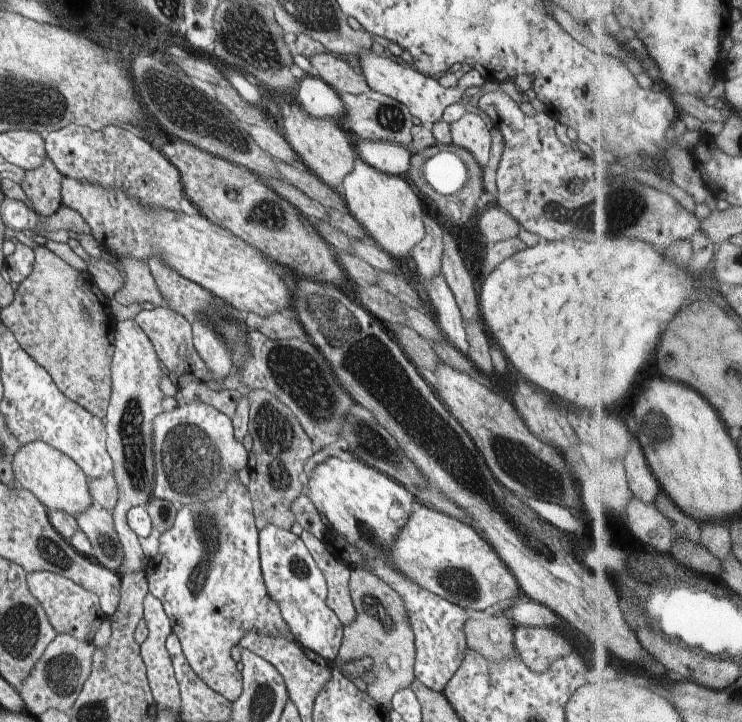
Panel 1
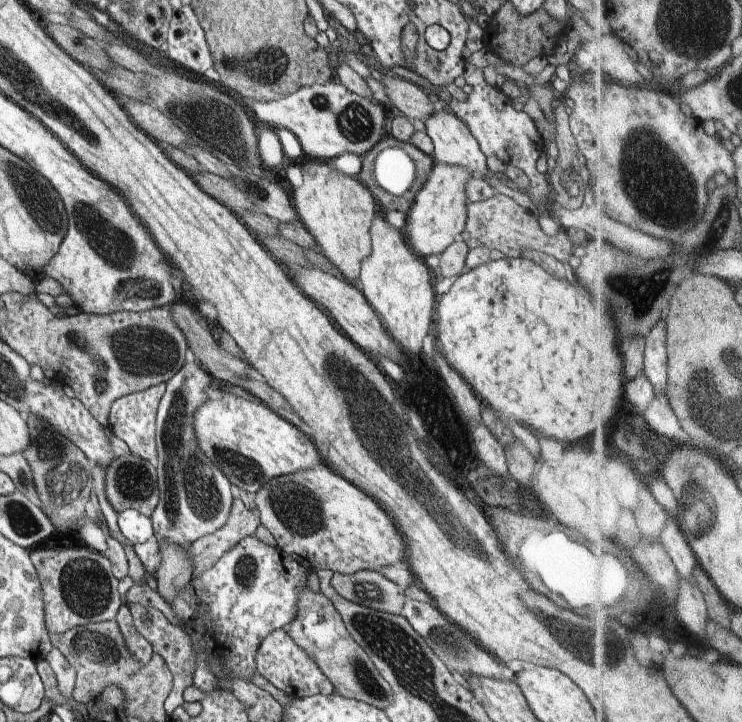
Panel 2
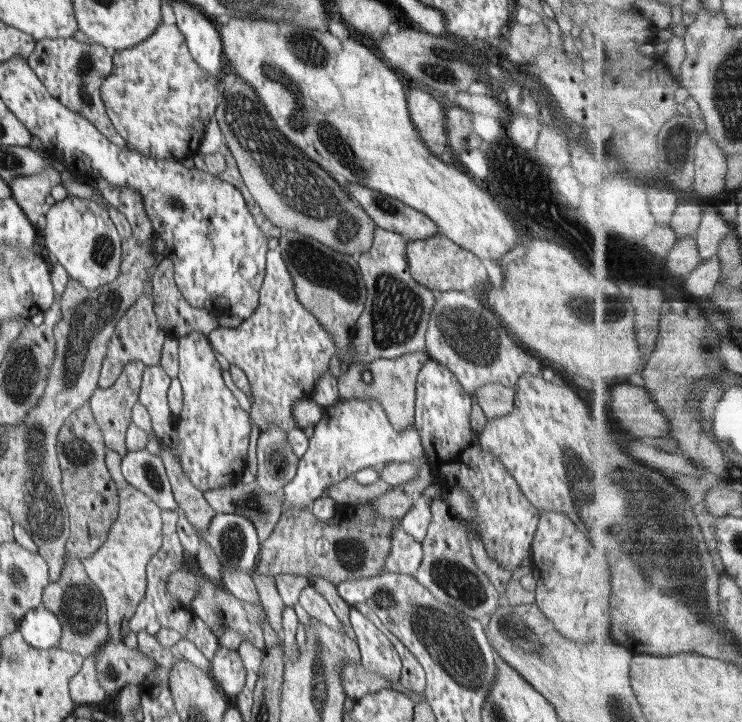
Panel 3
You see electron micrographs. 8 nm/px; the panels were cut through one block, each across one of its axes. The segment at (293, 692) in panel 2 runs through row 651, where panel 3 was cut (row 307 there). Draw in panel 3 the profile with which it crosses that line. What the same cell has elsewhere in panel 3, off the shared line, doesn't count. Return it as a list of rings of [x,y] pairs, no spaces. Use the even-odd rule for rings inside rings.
[[[278,248],[269,250],[259,306],[252,317],[239,326],[218,325],[207,335],[216,352],[246,373],[252,390],[249,416],[259,434],[268,428],[268,424],[274,424],[286,433],[296,428],[291,407],[299,400],[309,399],[316,379],[328,371],[333,355],[338,356],[340,362],[358,363],[353,342],[350,342],[348,357],[342,355],[335,348],[335,343],[333,346],[327,331],[321,328],[320,322],[298,303],[293,279],[285,264]]]

